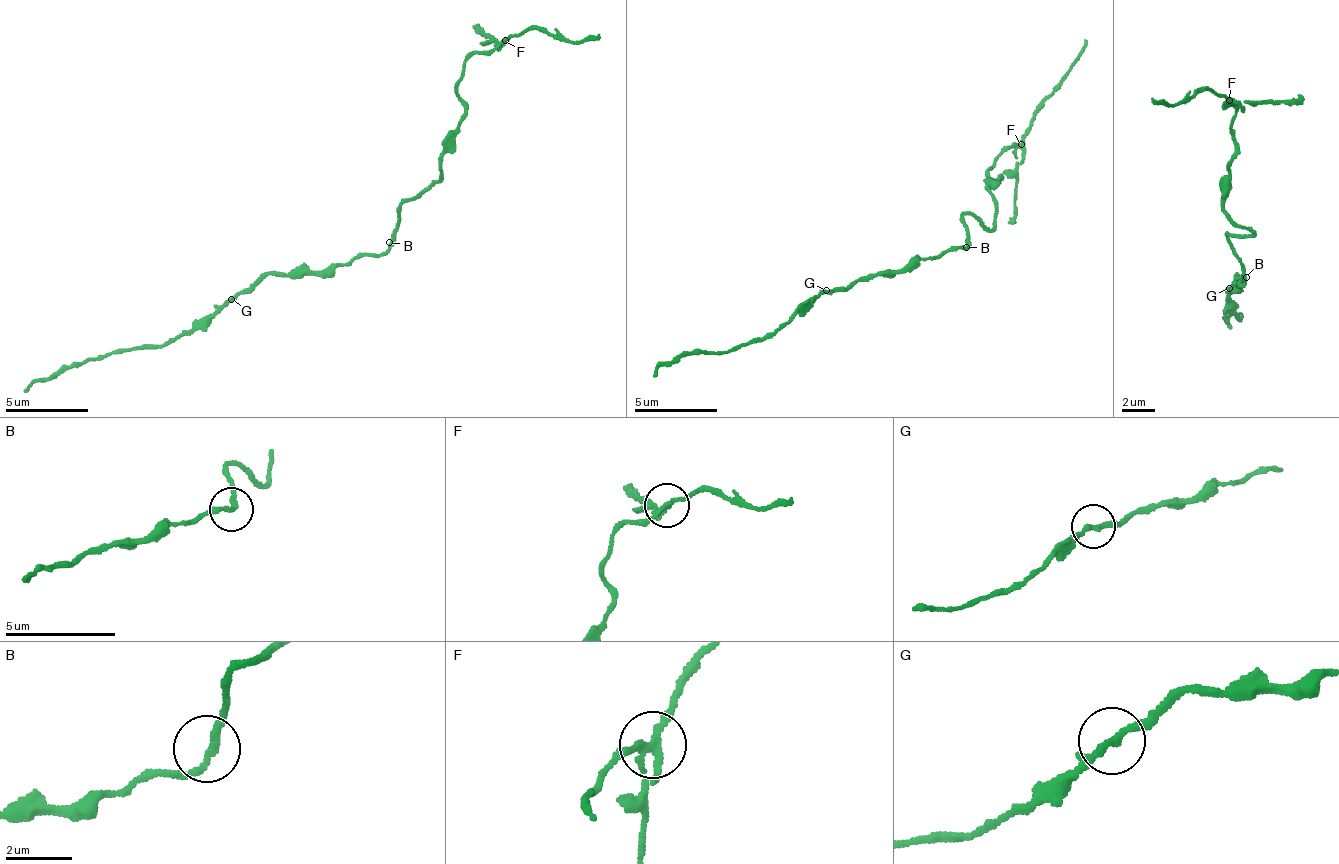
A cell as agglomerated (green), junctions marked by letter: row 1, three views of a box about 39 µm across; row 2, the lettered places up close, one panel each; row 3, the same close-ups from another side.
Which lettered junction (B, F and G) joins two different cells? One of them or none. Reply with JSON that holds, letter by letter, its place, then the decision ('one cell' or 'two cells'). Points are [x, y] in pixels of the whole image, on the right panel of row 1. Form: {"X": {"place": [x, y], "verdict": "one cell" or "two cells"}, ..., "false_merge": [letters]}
{"B": {"place": [1246, 277], "verdict": "one cell"}, "F": {"place": [1229, 100], "verdict": "two cells"}, "G": {"place": [1229, 288], "verdict": "one cell"}, "false_merge": ["F"]}

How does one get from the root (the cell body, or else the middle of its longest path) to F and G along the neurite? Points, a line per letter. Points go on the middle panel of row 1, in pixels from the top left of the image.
F: (970, 243), (964, 217), (989, 228), (995, 217), (986, 187), (1001, 176), (987, 166), (1019, 143)
G: (970, 243), (964, 250), (941, 252), (938, 258), (911, 260), (905, 271), (868, 273), (844, 287), (826, 290)

